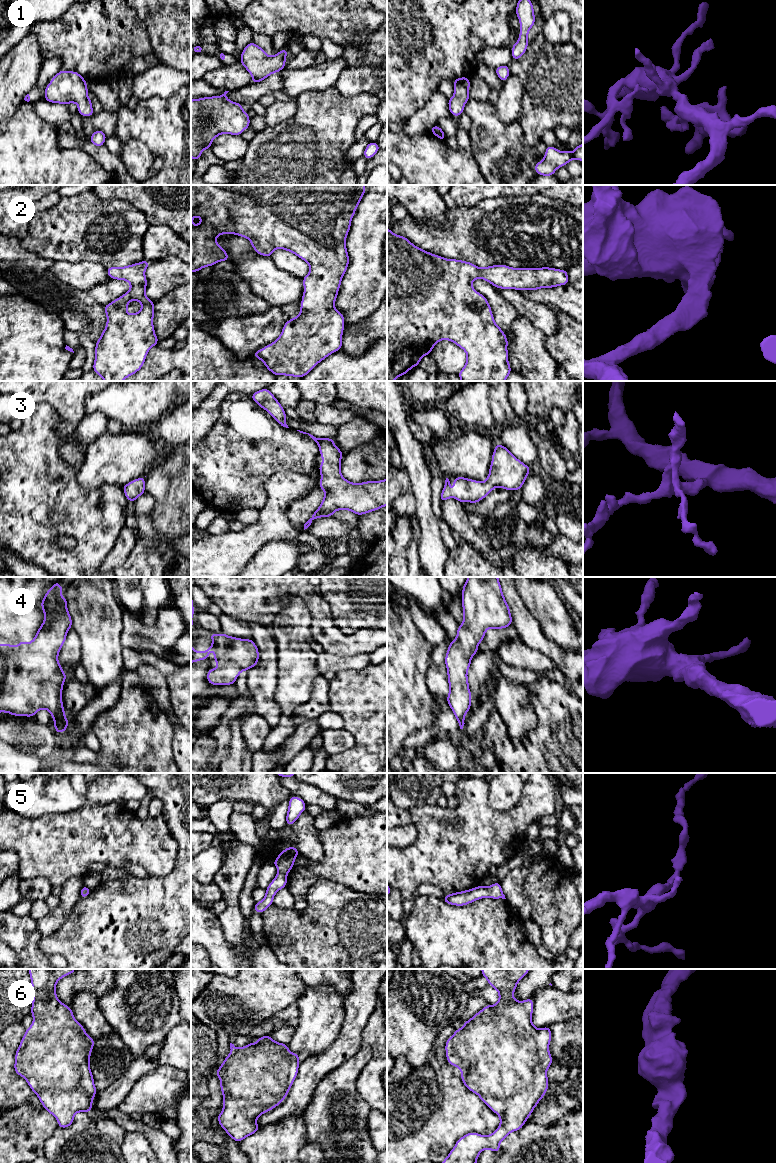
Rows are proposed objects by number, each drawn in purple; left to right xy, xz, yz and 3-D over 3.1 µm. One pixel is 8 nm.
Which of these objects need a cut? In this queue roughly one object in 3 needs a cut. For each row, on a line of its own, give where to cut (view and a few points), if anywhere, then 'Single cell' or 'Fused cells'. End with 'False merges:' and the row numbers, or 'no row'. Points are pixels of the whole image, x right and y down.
1: No split. Single cell
2: No split. Single cell
3: No split. Single cell
4: No split. Single cell
5: No split. Single cell
6: No split. Single cell
False merges: no row

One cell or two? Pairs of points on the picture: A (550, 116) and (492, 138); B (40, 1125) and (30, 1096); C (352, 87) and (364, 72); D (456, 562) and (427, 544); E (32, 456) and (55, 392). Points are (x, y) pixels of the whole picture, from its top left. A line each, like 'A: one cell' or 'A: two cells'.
A: two cells
B: two cells
C: one cell
D: two cells
E: two cells

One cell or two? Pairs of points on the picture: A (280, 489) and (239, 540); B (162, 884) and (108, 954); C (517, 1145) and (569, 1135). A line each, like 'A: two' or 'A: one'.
A: one
B: one
C: one

